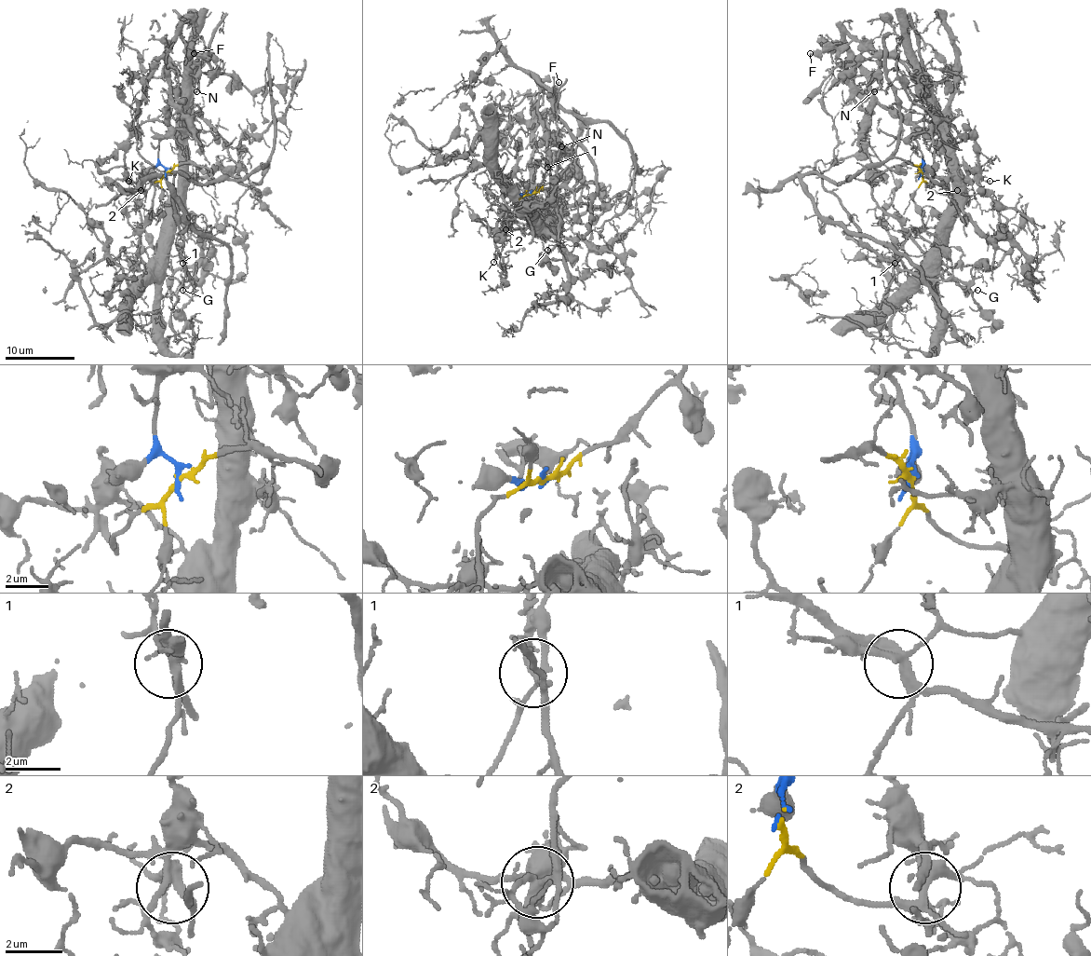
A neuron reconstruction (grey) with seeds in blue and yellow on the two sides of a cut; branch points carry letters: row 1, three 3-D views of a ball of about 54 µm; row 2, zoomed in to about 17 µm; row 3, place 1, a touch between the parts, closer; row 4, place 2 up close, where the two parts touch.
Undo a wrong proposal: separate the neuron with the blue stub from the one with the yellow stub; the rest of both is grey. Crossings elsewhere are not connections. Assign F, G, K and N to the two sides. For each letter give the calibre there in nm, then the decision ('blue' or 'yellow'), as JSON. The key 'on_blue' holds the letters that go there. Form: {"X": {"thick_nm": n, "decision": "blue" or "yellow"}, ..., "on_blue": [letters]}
{"F": {"thick_nm": 190, "decision": "blue"}, "G": {"thick_nm": 130, "decision": "yellow"}, "K": {"thick_nm": 150, "decision": "yellow"}, "N": {"thick_nm": 200, "decision": "blue"}, "on_blue": ["F", "N"]}

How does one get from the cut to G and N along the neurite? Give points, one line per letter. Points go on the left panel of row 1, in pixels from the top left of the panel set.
G: (167, 173), (195, 162), (222, 180), (173, 178), (173, 214), (195, 280), (195, 293), (182, 289)
N: (167, 173), (158, 142), (168, 131), (168, 98), (182, 81), (198, 34), (207, 53), (196, 91)

